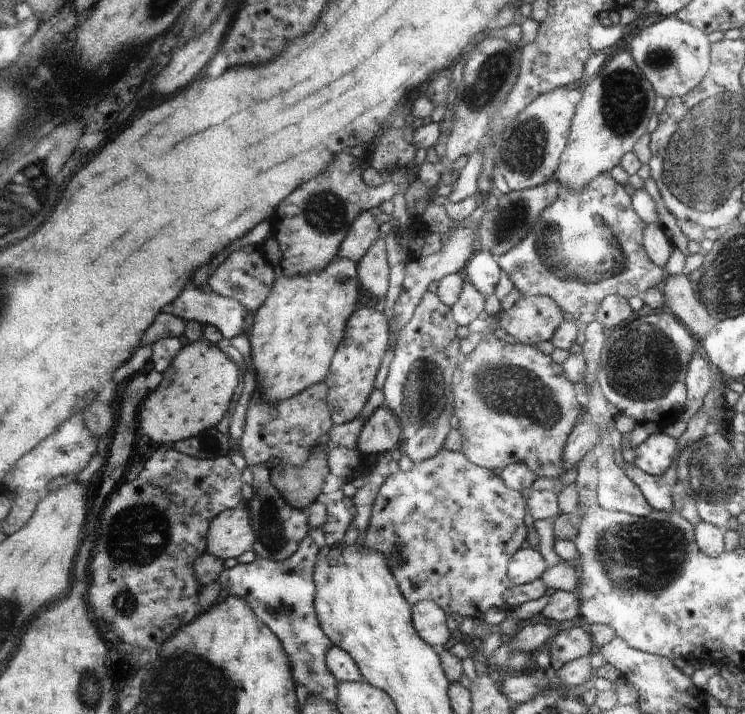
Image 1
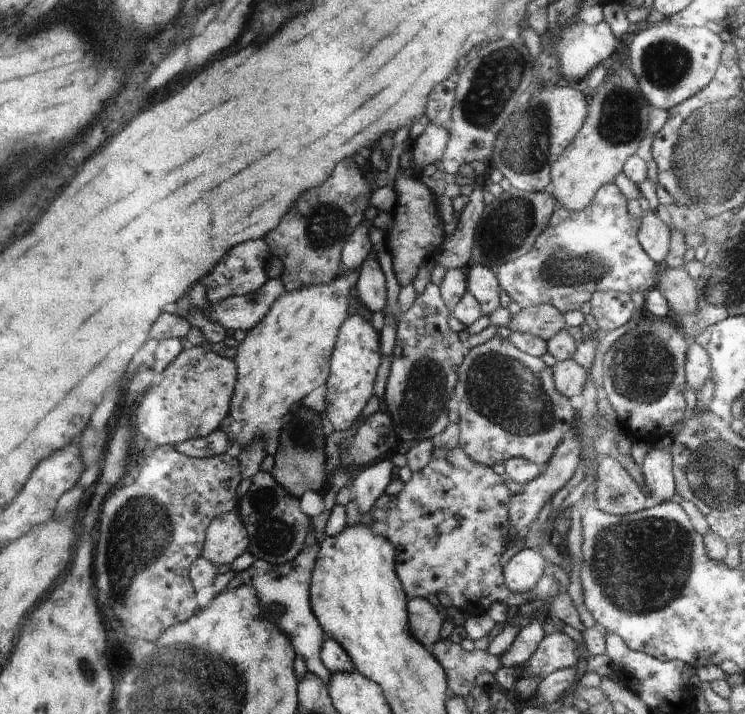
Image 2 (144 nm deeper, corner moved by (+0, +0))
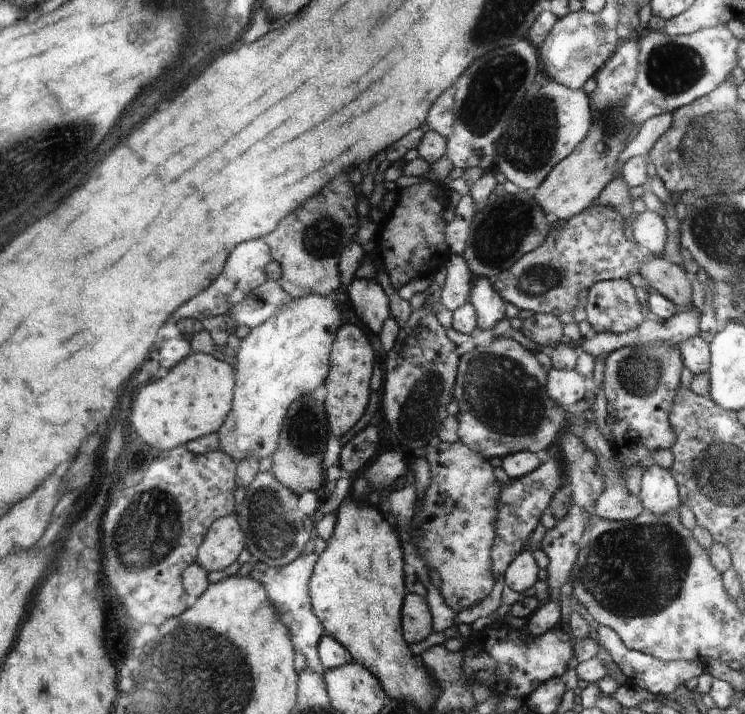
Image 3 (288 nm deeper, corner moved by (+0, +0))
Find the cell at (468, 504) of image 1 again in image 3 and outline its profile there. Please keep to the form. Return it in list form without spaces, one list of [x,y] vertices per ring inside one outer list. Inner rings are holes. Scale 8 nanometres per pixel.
[[[461,440],[457,444],[441,442],[439,448],[431,450],[427,454],[433,470],[431,486],[427,488],[425,496],[419,500],[417,512],[409,520],[409,544],[415,548],[417,558],[425,562],[427,572],[435,570],[441,578],[441,594],[445,596],[447,604],[455,608],[457,612],[469,610],[475,602],[481,598],[487,598],[493,584],[493,560],[491,560],[491,548],[495,540],[495,526],[497,526],[497,512],[499,512],[499,494],[503,484],[495,480],[493,466],[489,466],[489,460],[481,458],[473,450],[469,450],[467,444]]]

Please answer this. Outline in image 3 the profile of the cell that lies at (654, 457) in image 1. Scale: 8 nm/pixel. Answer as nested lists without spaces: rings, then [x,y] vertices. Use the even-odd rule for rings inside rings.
[[[657,464],[641,470],[641,486],[637,492],[643,508],[649,508],[657,516],[679,512],[681,498],[675,478],[669,470],[659,468]]]

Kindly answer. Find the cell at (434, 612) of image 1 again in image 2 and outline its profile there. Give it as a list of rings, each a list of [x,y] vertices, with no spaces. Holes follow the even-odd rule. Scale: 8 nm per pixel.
[[[423,598],[409,600],[409,614],[411,614],[413,634],[419,638],[419,642],[423,642],[431,650],[441,640],[445,618],[429,600]]]

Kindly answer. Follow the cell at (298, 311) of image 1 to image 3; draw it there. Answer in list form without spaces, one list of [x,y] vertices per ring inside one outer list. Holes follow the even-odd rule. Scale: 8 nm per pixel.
[[[305,296],[291,300],[285,308],[281,308],[271,320],[265,324],[253,328],[245,340],[241,340],[241,346],[237,350],[237,392],[233,400],[233,412],[225,420],[225,426],[219,430],[221,446],[225,452],[237,458],[237,462],[243,462],[249,456],[257,458],[273,458],[279,450],[281,442],[281,430],[285,428],[285,418],[299,398],[305,398],[305,394],[311,396],[321,384],[325,386],[331,376],[331,362],[333,362],[333,348],[339,336],[339,330],[343,328],[343,314],[339,312],[339,304],[331,296]]]

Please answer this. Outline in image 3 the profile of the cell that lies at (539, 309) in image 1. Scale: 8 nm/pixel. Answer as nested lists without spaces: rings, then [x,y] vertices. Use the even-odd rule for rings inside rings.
[[[533,314],[523,320],[521,334],[539,346],[553,346],[561,338],[561,322],[555,314]]]

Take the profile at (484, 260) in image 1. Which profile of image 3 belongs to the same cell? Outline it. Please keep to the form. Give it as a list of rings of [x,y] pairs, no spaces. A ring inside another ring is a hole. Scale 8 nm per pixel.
[[[475,278],[471,282],[469,302],[475,306],[479,330],[491,330],[499,320],[505,318],[503,298],[497,294],[489,278]]]

